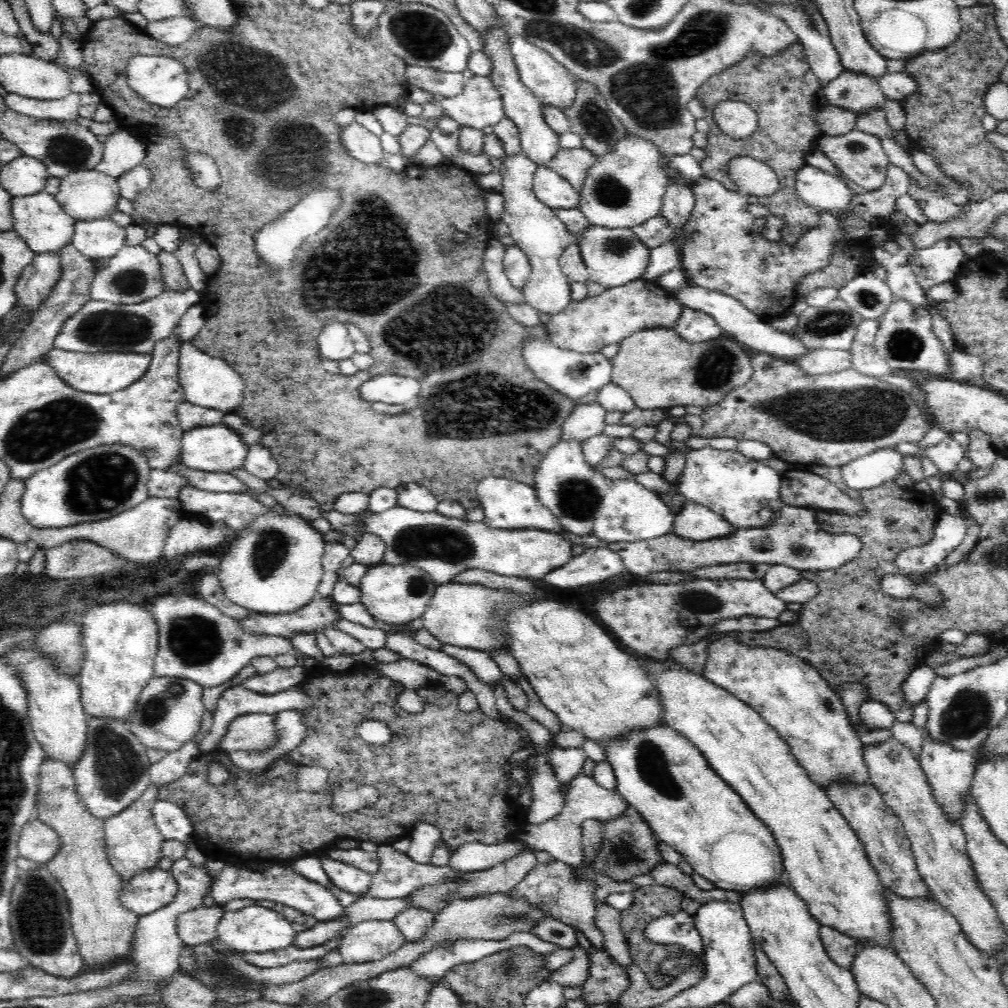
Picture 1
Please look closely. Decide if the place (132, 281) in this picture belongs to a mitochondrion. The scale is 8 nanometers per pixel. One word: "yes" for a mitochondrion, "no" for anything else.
yes

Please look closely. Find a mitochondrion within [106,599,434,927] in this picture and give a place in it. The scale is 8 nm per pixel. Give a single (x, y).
(194, 640)

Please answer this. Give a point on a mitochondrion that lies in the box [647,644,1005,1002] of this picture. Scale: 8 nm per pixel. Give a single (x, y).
(970, 711)

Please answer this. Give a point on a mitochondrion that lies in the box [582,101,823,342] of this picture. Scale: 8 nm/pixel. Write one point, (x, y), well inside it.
(613, 192)

